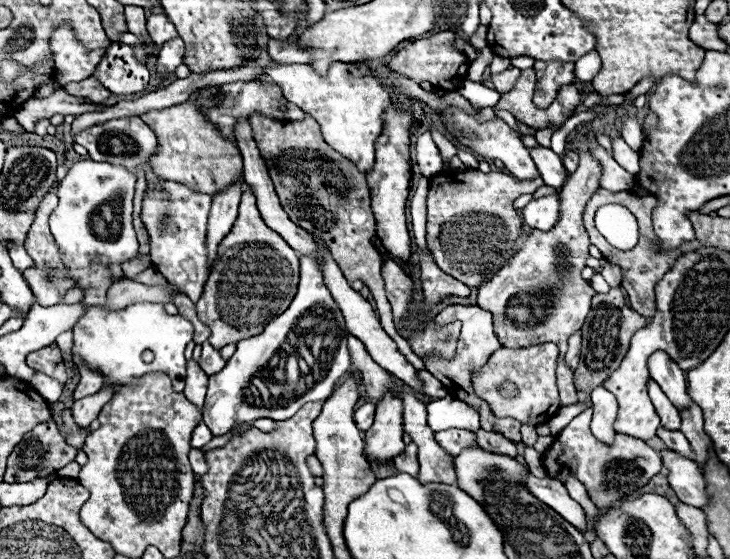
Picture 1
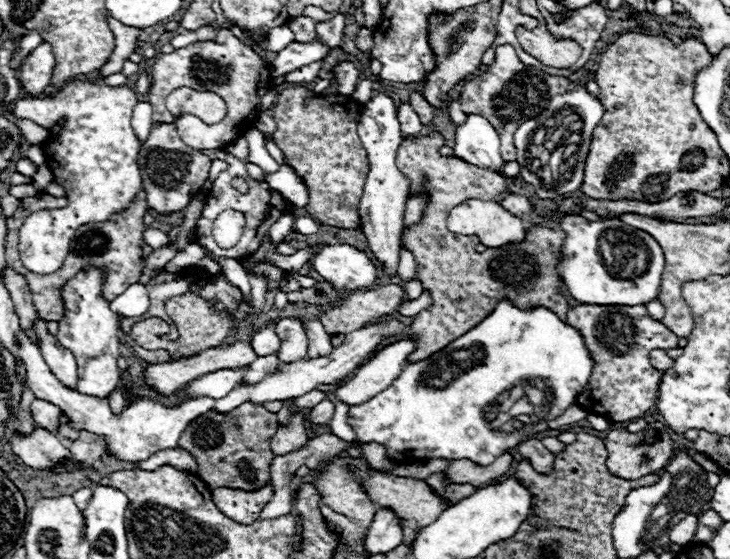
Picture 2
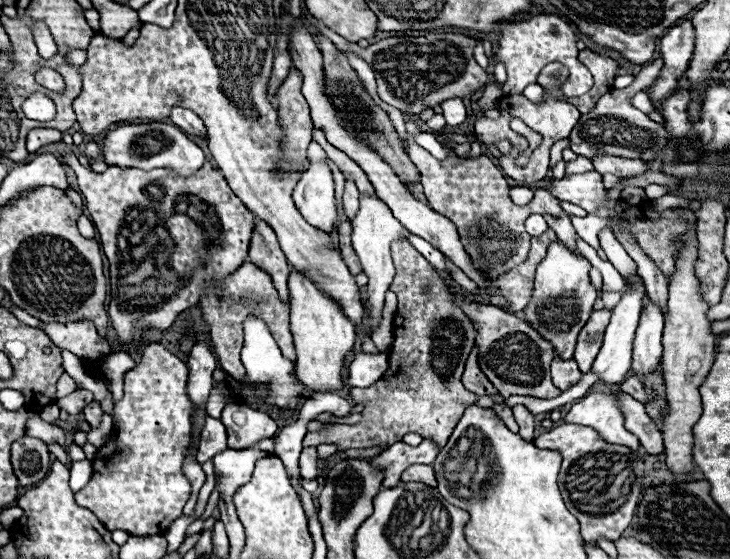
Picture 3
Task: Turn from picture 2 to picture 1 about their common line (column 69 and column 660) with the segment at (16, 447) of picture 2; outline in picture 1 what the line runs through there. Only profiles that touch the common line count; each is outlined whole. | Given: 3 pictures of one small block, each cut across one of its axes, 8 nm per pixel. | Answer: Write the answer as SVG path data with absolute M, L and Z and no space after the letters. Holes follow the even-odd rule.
M668 448L662 450L660 456L664 462L664 468L668 470L668 482L674 488L680 502L696 508L704 506L708 502L708 496L704 490L704 478L700 474L698 464Z

